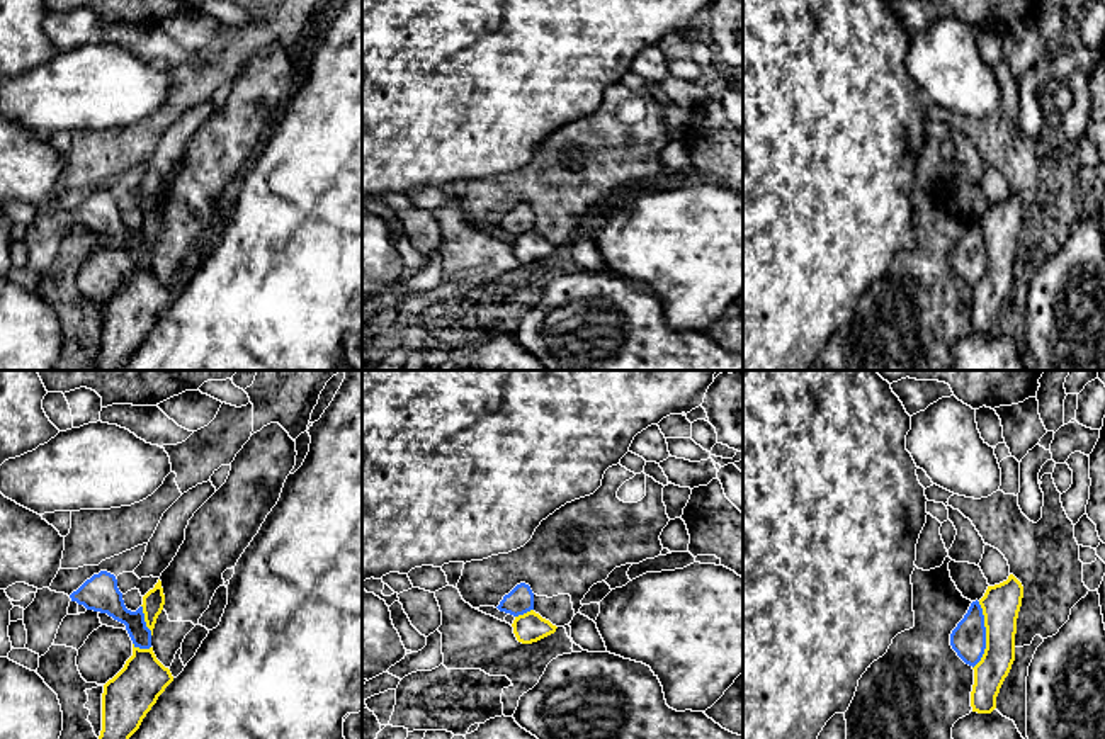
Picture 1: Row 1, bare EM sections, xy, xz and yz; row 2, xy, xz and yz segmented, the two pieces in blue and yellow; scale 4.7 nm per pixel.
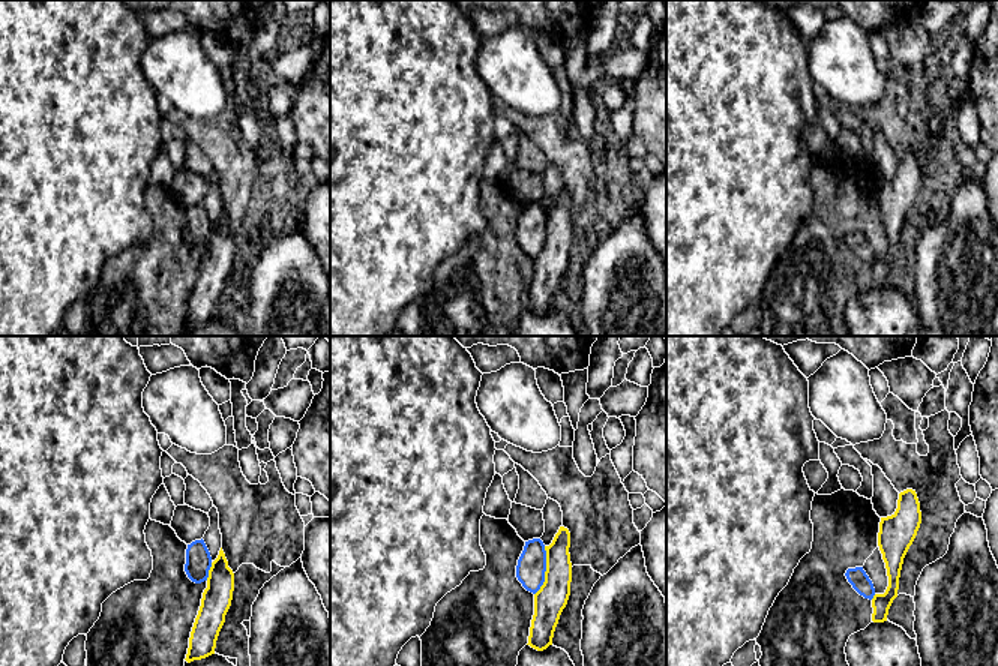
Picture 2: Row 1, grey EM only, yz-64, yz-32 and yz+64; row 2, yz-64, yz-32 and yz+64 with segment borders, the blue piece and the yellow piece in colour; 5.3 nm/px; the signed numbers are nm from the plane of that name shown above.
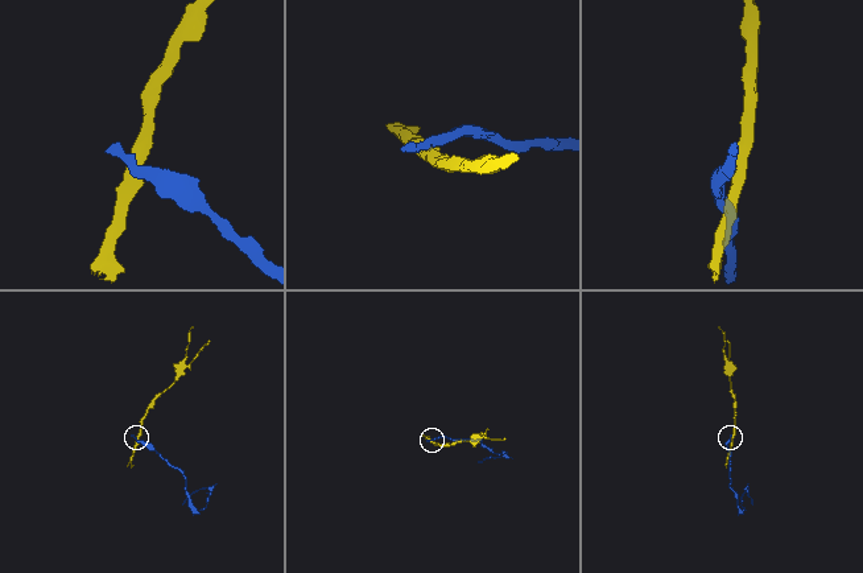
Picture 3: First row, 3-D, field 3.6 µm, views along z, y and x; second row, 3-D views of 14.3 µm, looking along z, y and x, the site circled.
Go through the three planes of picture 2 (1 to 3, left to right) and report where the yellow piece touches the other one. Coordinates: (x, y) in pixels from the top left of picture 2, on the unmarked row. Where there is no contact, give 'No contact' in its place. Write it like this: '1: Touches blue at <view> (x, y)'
1: Touches blue at yz-64 (207, 236)
2: Touches blue at yz-32 (545, 234)
3: Touches blue at yz+64 (872, 261)

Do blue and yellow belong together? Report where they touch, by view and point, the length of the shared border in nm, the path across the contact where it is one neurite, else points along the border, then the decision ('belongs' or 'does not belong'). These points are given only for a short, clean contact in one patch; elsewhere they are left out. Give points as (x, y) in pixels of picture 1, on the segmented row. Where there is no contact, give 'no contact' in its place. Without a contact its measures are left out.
contact yz (985, 636); length 320 nm; border yz (980, 602), (985, 653), (973, 668); does not belong

